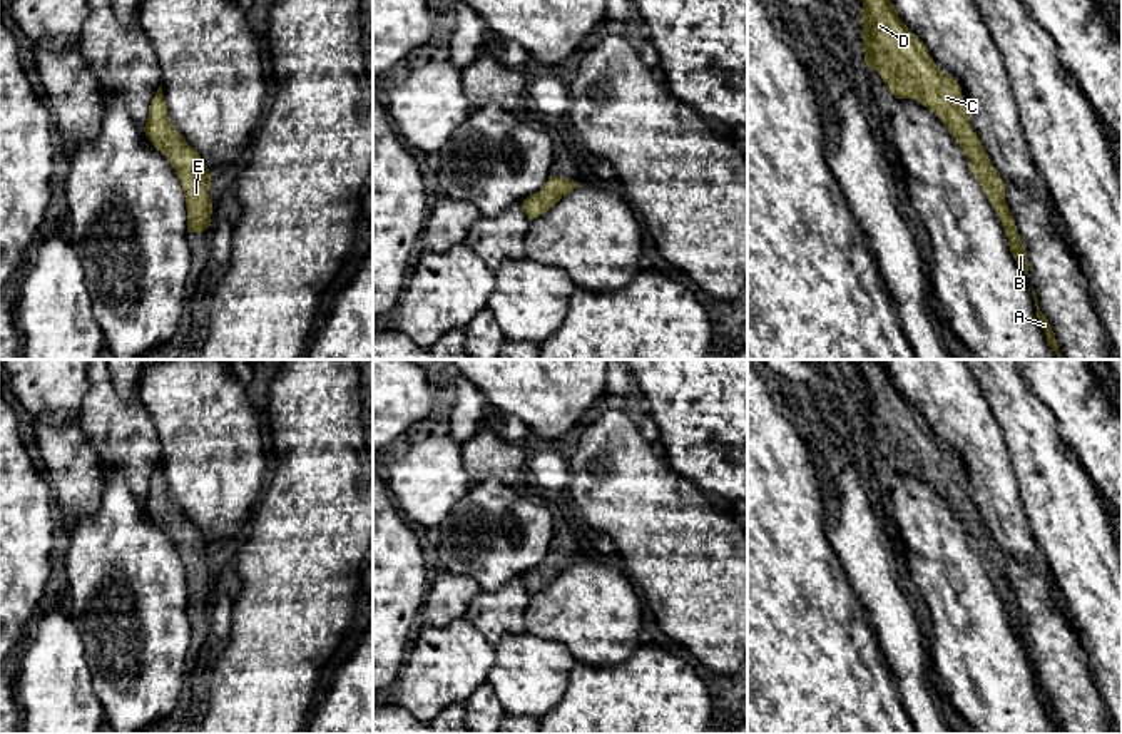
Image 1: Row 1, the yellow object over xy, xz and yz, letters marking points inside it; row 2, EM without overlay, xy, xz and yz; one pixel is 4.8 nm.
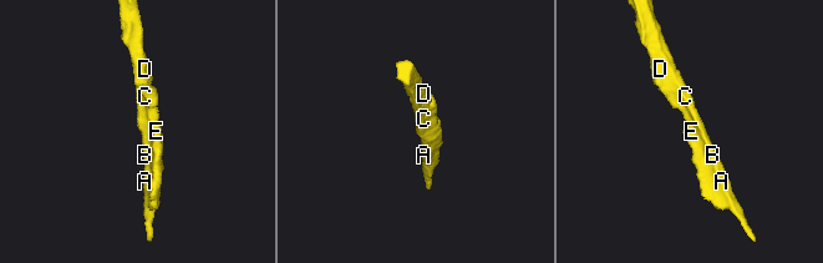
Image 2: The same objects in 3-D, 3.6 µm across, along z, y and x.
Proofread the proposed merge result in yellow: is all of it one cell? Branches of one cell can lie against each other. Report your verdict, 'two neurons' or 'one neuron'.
one neuron

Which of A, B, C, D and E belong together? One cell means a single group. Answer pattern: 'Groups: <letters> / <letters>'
Groups: A B C D E

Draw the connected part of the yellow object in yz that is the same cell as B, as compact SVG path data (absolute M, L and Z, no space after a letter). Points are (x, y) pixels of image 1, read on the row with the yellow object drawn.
M861 0L863 50L866 67L881 74L895 99L915 99L928 107L956 139L970 171L1002 221L1010 252L1025 276L1027 249L1020 241L1005 201L1005 184L995 172L980 137L973 130L960 84L941 72L923 42L900 20L890 0Z

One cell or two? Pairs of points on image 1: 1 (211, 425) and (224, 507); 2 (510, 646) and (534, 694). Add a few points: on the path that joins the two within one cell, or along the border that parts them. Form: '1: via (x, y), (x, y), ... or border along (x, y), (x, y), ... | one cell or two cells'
1: via (211, 445), (216, 458), (218, 487) | one cell
2: via (519, 657), (530, 674), (530, 683) | one cell

